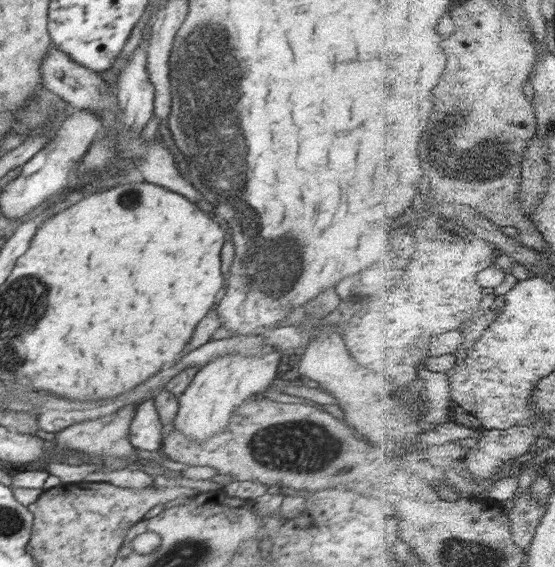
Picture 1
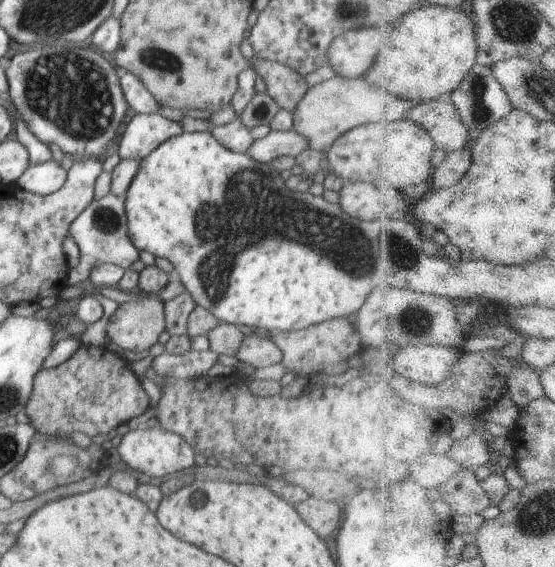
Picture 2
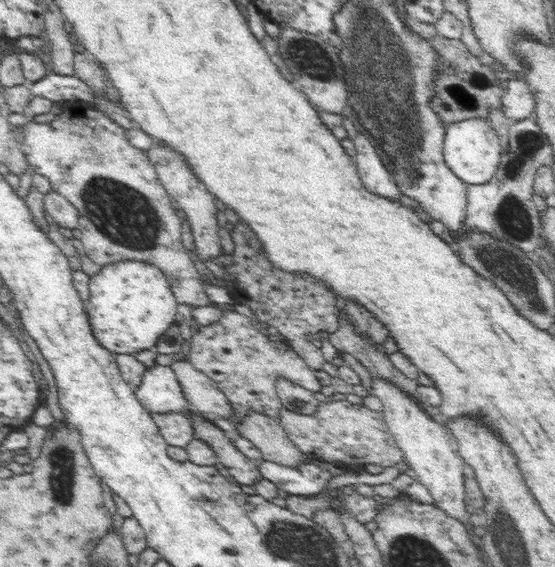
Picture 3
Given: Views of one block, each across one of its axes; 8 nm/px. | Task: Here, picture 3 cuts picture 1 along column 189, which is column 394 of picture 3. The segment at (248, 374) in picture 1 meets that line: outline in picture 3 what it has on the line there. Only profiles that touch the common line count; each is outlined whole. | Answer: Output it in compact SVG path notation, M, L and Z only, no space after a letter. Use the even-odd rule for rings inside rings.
M374 376L370 394L377 396L383 404L383 415L388 429L394 435L396 443L403 452L403 459L415 472L415 478L434 498L433 505L448 516L460 521L464 527L471 528L469 506L465 490L465 465L459 456L453 435L446 427L438 424L420 405L417 400L405 394L389 380Z

